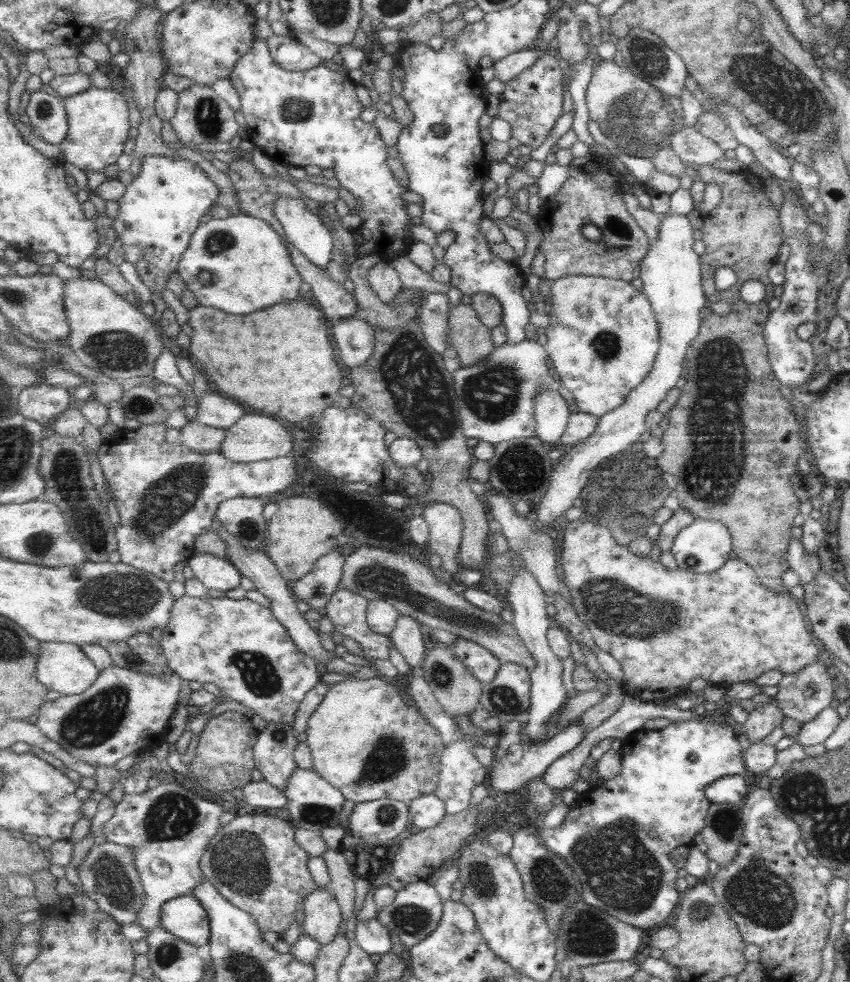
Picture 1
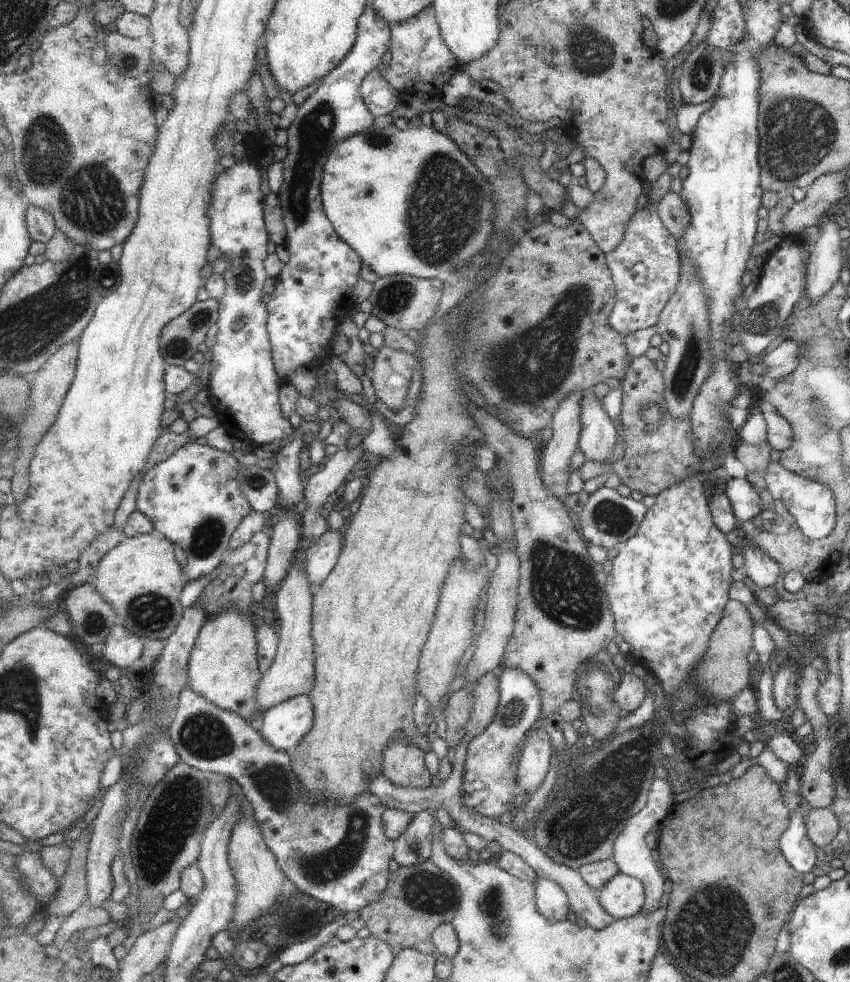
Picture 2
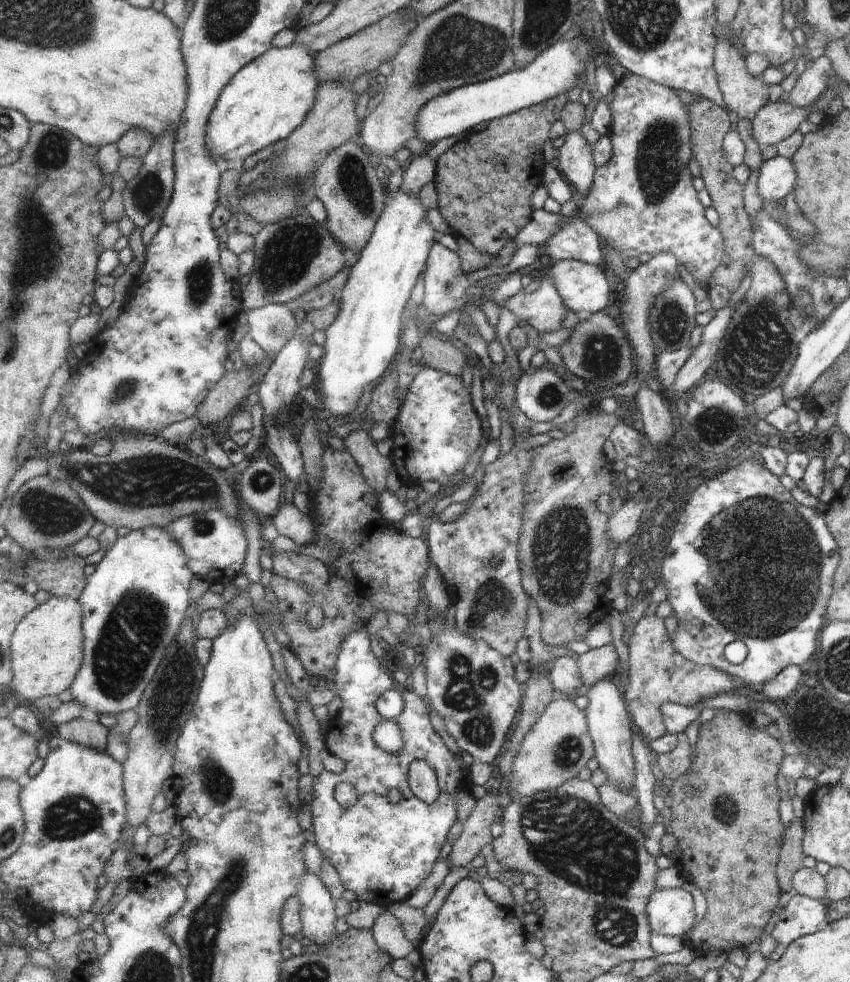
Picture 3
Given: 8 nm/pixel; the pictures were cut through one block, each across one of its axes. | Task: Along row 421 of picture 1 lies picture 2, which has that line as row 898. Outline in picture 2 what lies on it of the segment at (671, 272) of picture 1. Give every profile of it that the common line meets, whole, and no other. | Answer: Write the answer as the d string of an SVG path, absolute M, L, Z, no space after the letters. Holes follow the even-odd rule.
M624 873L617 874L601 891L598 900L616 920L641 914L647 904L646 884Z

